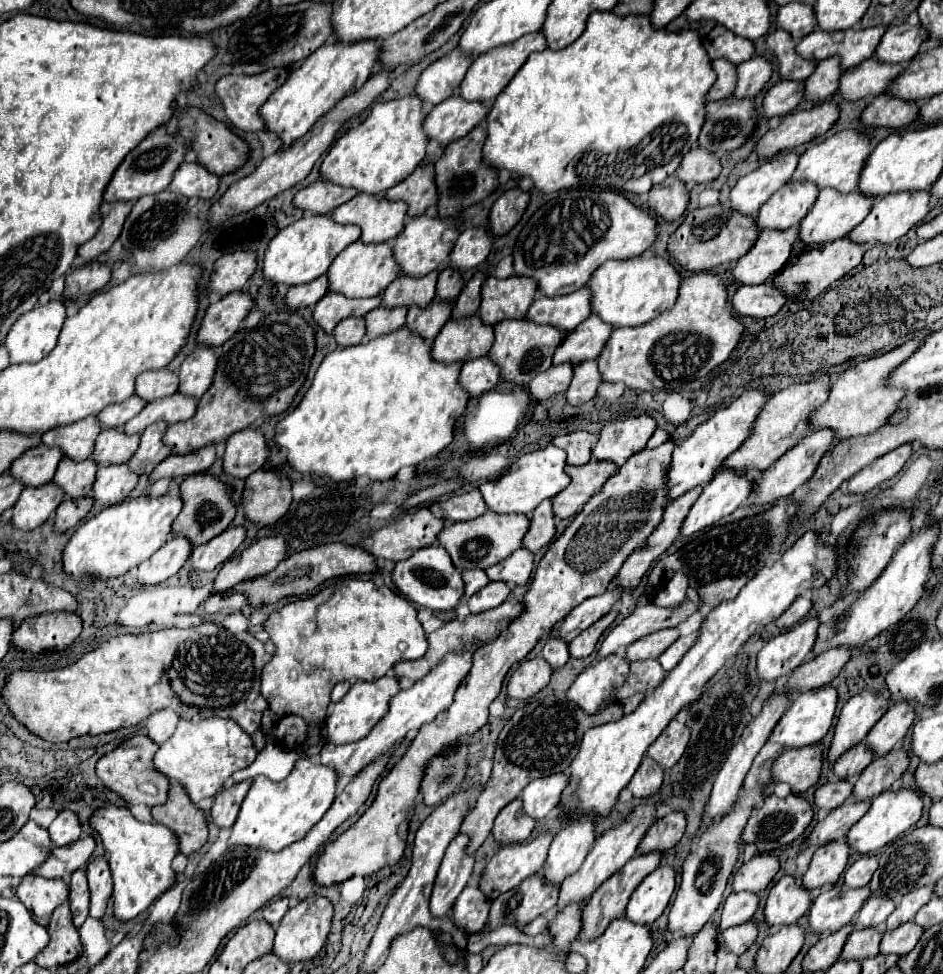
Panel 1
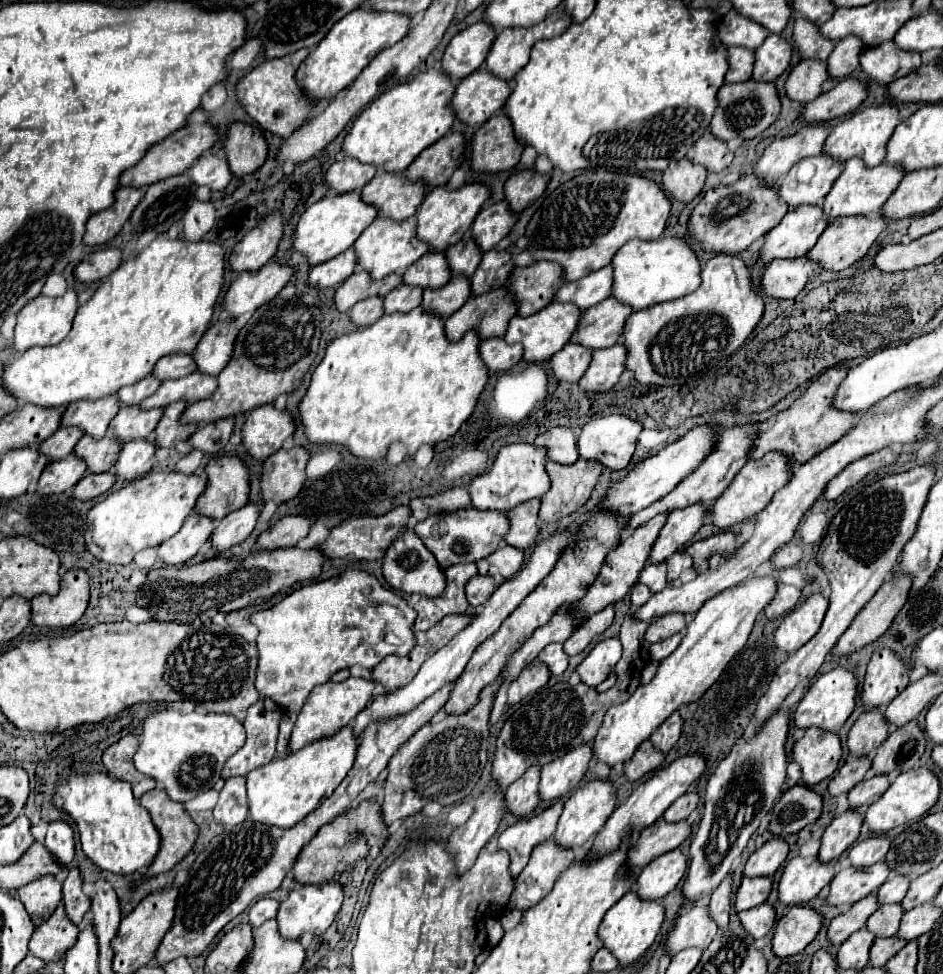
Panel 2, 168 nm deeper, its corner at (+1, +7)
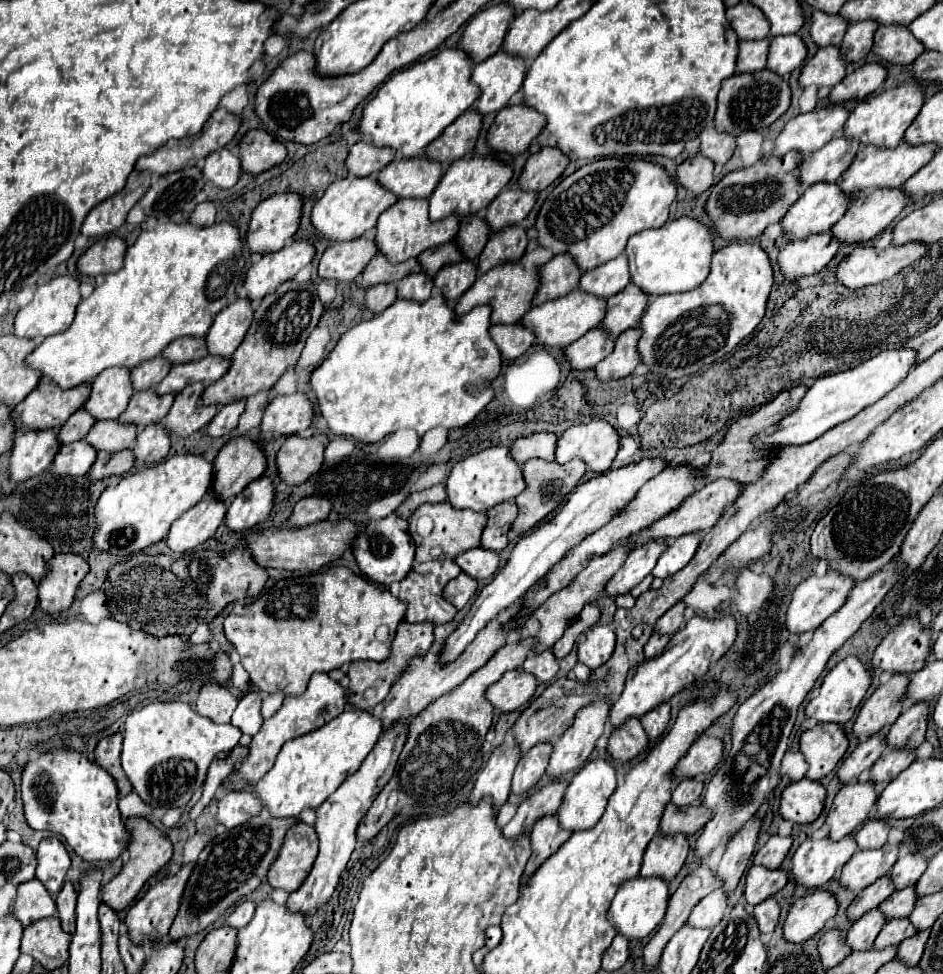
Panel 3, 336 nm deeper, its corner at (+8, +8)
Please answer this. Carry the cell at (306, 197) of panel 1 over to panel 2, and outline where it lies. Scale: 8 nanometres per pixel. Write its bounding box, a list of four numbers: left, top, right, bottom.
[324,156,376,192]

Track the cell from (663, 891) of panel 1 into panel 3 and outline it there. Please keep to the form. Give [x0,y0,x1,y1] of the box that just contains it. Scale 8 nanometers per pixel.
[641,835,689,881]

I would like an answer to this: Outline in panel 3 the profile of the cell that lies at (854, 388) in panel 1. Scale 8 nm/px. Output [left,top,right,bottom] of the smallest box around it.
[703,385,809,483]

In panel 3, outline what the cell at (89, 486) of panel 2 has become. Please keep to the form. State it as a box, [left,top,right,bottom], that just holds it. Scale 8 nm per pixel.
[87,451,131,481]

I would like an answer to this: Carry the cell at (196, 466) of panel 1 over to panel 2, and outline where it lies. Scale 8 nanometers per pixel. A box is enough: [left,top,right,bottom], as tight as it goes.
[188,418,234,454]

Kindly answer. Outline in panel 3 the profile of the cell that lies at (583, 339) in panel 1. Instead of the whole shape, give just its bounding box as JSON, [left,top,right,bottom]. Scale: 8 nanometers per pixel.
[597,283,647,337]

